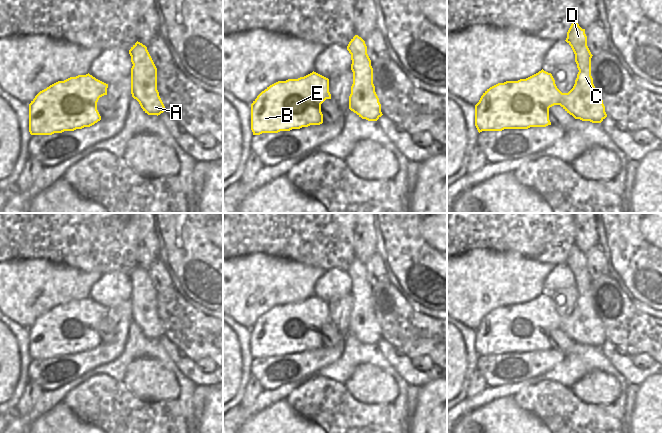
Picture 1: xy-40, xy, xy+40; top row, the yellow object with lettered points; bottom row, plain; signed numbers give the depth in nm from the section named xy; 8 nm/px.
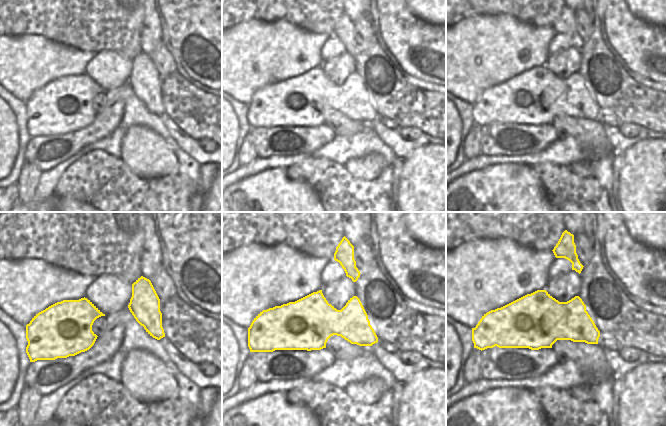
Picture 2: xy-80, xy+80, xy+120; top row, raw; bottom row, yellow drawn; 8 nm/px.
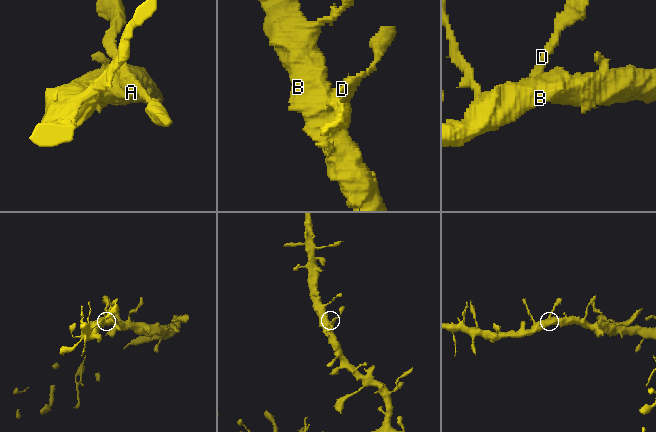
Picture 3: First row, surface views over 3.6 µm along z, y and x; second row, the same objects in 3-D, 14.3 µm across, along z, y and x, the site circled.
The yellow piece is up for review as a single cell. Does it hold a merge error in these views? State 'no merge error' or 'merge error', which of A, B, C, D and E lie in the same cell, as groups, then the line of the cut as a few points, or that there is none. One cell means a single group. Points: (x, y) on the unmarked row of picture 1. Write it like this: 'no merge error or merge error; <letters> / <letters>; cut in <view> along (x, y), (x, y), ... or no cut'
no merge error; A B C D E; no cut

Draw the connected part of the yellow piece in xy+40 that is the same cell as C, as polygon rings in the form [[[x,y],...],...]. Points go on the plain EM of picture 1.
[[[574,245],[565,264],[575,278],[575,286],[579,294],[575,308],[568,317],[562,317],[556,310],[551,297],[543,293],[538,297],[518,305],[498,307],[487,313],[475,329],[475,350],[478,356],[502,355],[504,353],[528,353],[530,351],[546,351],[551,349],[549,332],[560,329],[575,343],[601,347],[606,341],[605,330],[597,316],[591,300],[592,278],[587,270],[585,253]]]

